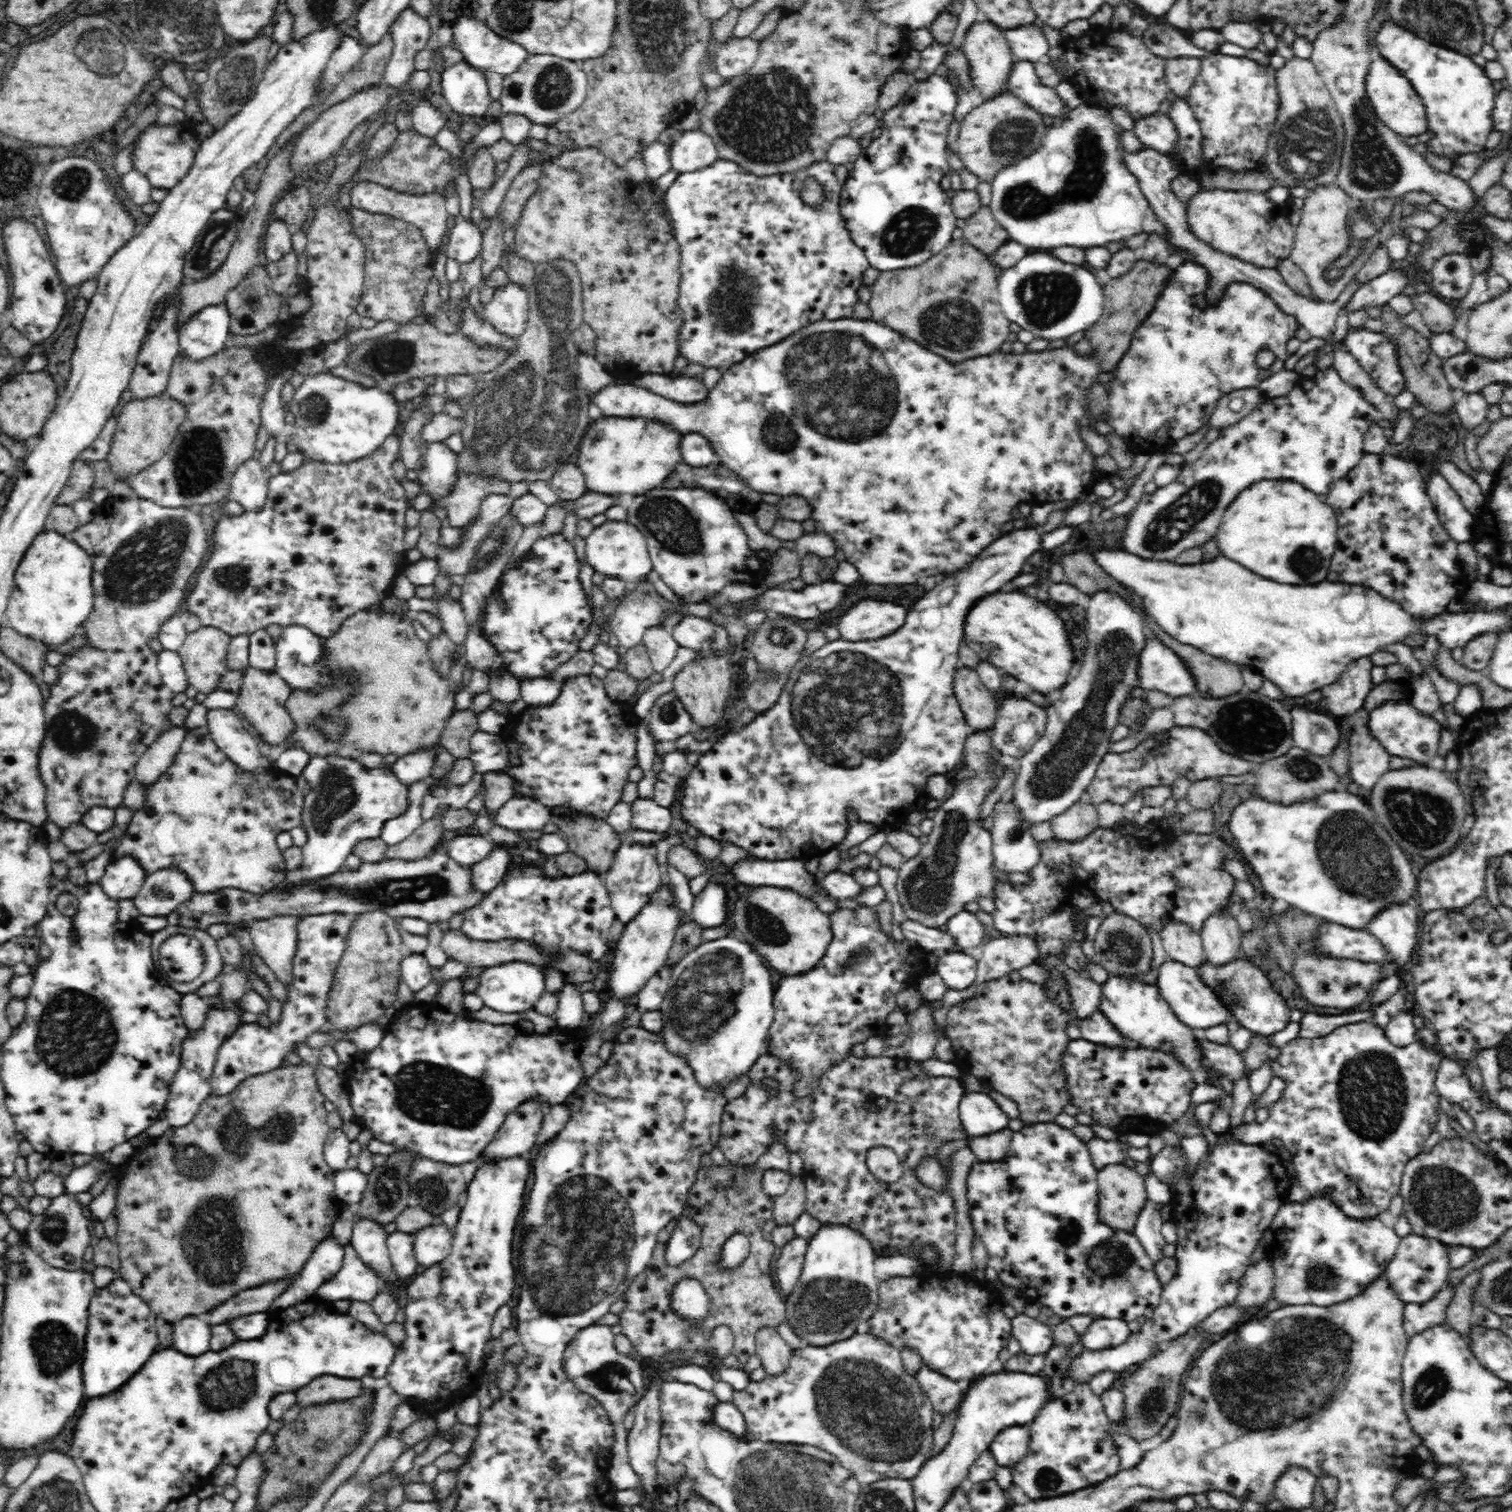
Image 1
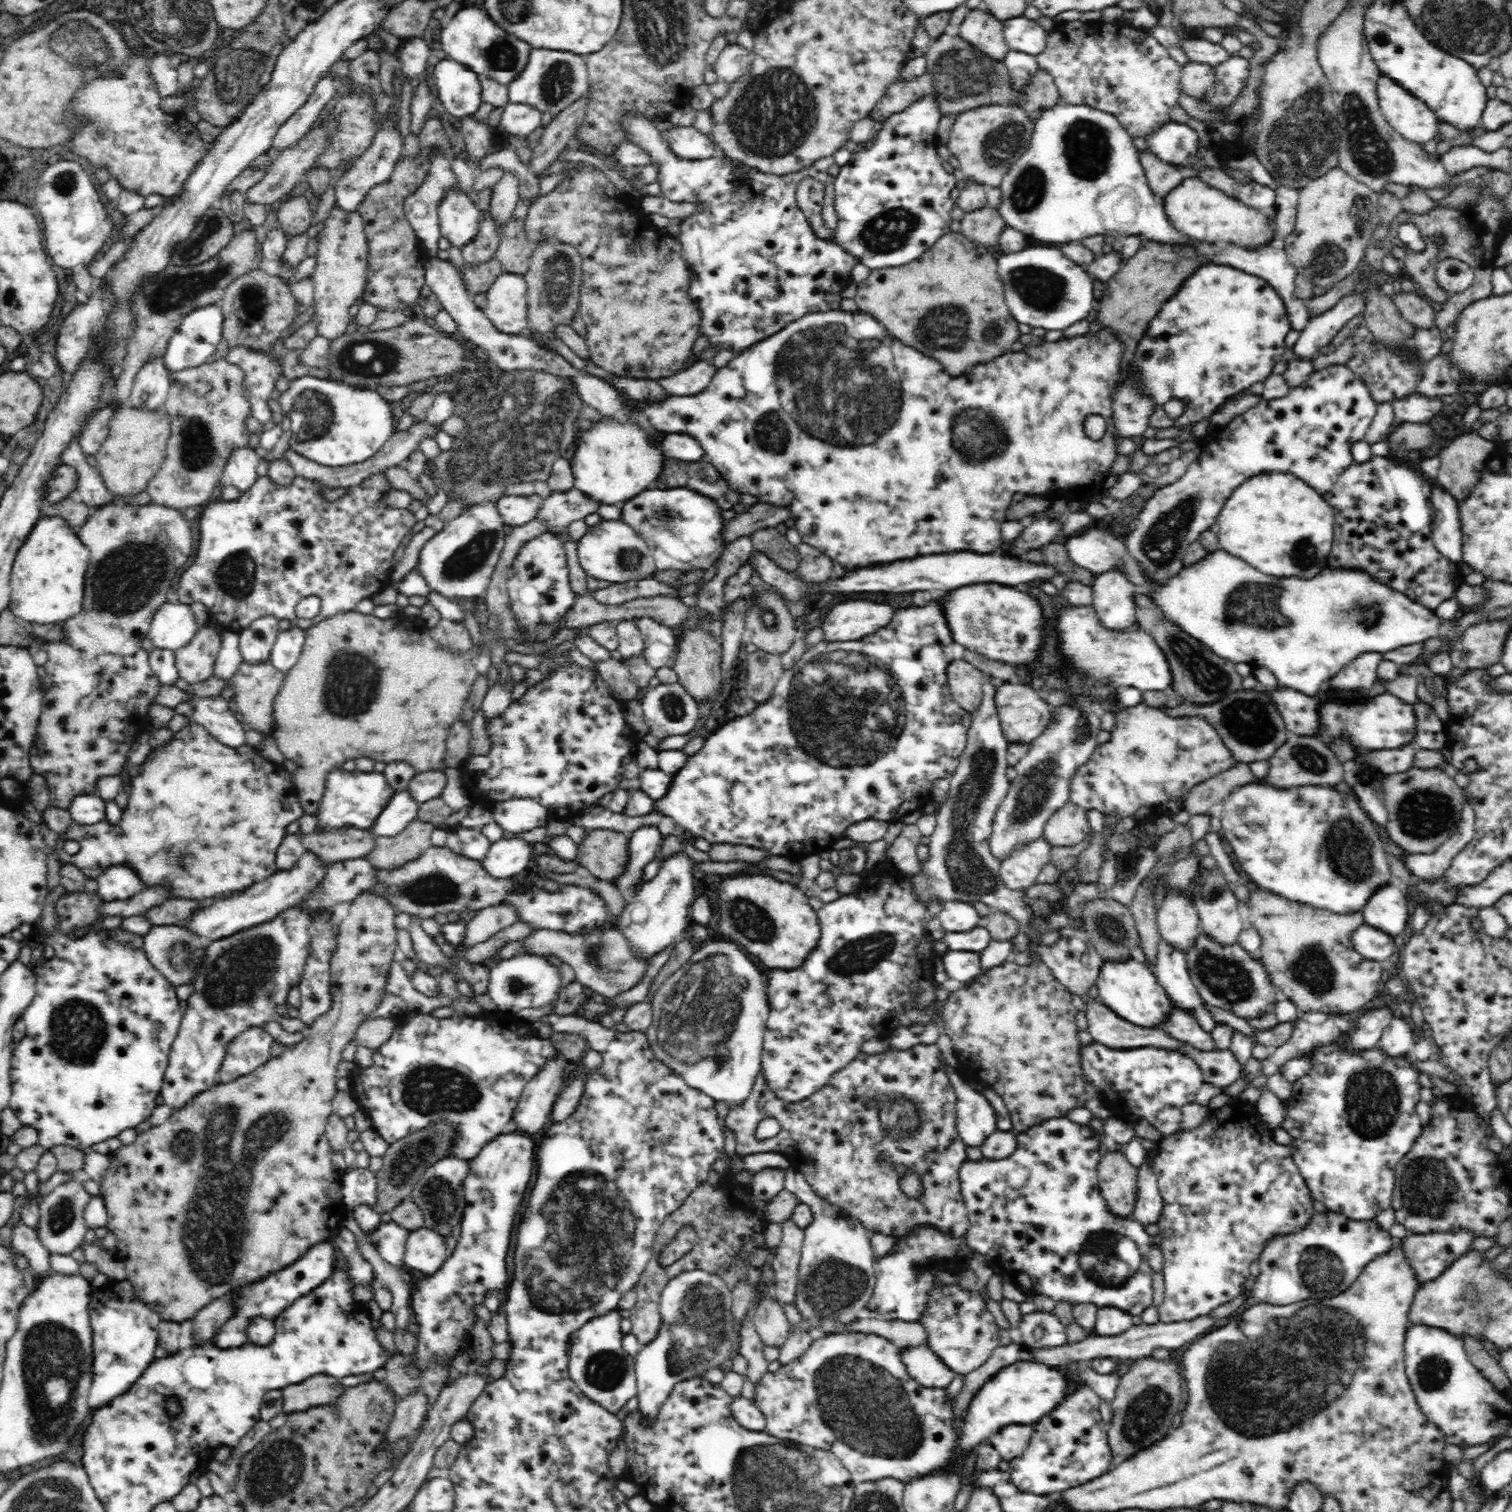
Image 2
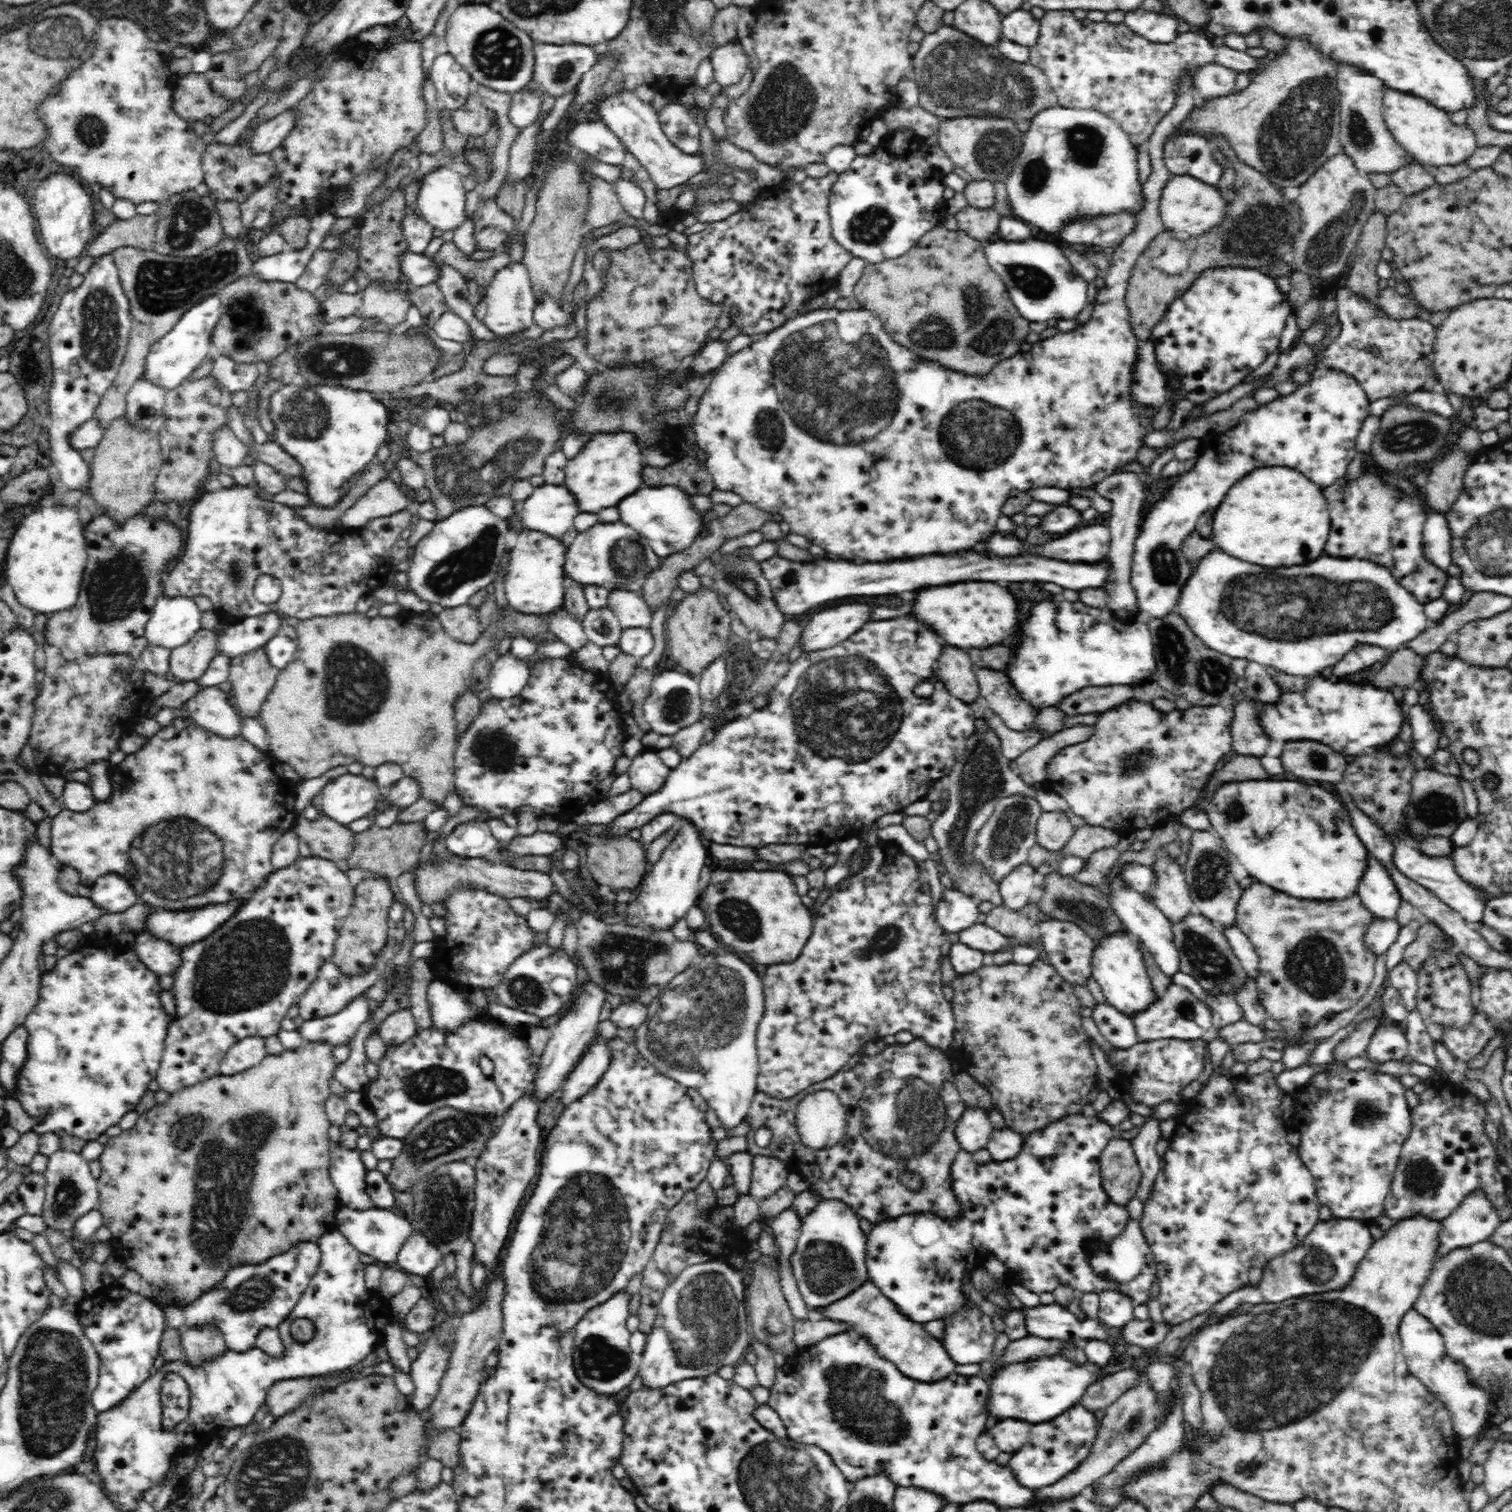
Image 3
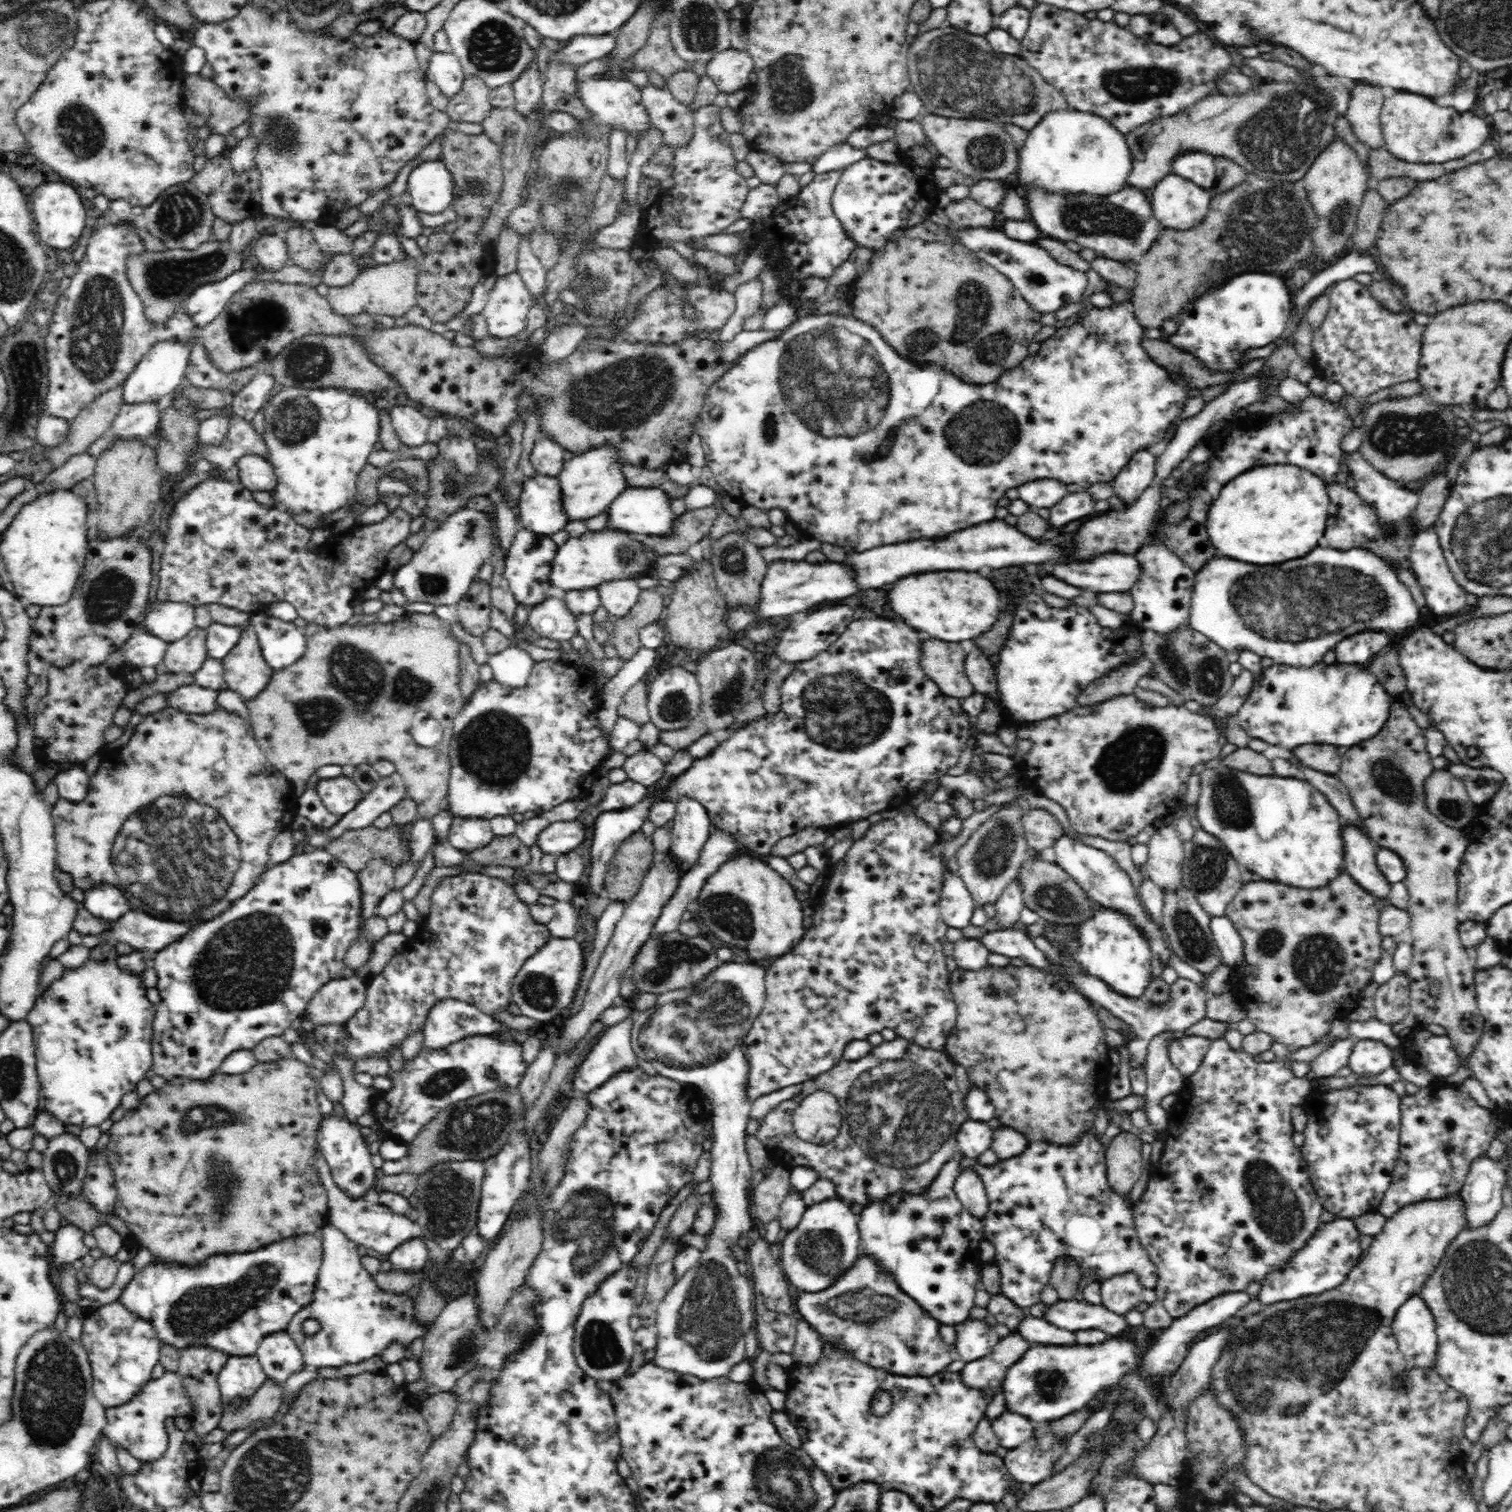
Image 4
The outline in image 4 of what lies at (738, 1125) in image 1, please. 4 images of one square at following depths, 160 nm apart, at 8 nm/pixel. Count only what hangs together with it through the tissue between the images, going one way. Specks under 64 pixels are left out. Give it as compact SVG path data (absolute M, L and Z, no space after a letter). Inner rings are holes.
M902 1037L872 1046L869 1054L857 1060L840 1060L830 1071L806 1081L804 1087L799 1094L767 1112L756 1136L764 1144L768 1158L776 1164L788 1168L810 1165L818 1171L819 1177L834 1181L838 1198L861 1206L878 1202L898 1191L915 1194L922 1192L946 1162L958 1152L954 1134L969 1120L965 1106L966 1096L959 1091L955 1065L942 1051L926 1050ZM819 1091L832 1094L841 1104L842 1124L838 1136L824 1145L800 1140L792 1123L792 1114L800 1106L800 1102Z

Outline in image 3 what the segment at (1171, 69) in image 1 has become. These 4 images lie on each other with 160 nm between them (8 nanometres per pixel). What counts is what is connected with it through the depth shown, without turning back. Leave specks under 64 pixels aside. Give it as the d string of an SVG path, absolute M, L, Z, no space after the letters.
M1218 63L1206 64L1194 74L1192 85L1203 99L1224 97L1234 92L1237 73Z

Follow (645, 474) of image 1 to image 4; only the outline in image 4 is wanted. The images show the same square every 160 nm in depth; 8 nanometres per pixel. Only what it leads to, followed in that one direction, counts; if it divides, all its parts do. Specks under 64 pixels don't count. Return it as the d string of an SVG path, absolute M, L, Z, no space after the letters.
M611 446L596 447L596 450L573 455L565 461L558 473L559 494L561 505L568 521L586 521L602 514L610 502L627 486L621 471L622 463L615 456L615 448Z

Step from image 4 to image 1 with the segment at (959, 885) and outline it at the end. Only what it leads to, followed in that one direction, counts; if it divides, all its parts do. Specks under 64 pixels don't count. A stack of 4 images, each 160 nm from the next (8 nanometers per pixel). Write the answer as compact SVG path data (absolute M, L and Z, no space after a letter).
M970 910L956 911L946 922L946 930L956 939L962 949L975 948L982 944L984 927Z

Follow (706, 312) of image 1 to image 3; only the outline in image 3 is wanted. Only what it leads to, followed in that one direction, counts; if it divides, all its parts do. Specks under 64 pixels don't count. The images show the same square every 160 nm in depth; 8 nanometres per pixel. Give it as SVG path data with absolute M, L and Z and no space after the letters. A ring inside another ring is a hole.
M625 90L611 94L609 97L602 95L600 102L597 103L595 112L598 120L601 121L621 142L626 150L632 153L642 166L647 169L650 179L658 189L672 189L678 185L686 184L686 182L696 174L704 172L704 163L697 155L684 154L664 135L662 124L658 121L658 114L651 106L651 103L642 102L634 91ZM834 172L818 179L808 177L801 184L793 184L785 178L781 182L782 190L773 202L746 203L734 216L710 222L705 230L688 236L686 253L691 260L698 294L724 305L724 314L718 318L720 330L738 326L739 332L748 335L770 332L791 316L805 312L807 300L815 294L836 288L838 274L853 258L852 253L833 238L829 198L838 178ZM730 308L736 308L738 312L732 315Z

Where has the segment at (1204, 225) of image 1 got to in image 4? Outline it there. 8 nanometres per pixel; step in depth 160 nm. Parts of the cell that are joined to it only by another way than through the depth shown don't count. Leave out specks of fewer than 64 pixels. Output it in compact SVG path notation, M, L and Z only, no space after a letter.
M1175 174L1155 182L1151 193L1153 215L1166 229L1190 230L1206 214L1212 191Z

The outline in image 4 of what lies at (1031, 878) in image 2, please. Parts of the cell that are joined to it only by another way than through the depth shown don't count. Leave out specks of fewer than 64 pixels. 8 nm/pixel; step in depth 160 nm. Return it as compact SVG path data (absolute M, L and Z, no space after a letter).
M1010 882L1006 890L995 902L996 922L1001 930L1012 930L1020 921L1020 912L1024 910L1025 904L1022 898L1022 889L1019 882Z

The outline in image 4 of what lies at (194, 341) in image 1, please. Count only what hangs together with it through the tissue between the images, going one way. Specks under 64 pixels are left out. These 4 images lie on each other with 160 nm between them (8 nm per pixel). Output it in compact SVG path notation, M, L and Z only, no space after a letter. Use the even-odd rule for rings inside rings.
M249 262L244 268L234 271L226 278L208 285L195 286L188 294L184 306L194 317L196 328L212 322L228 306L233 294L239 292L249 282L249 278L258 272L257 266ZM166 340L160 342L154 349L150 349L148 354L142 358L136 365L134 372L124 381L121 386L122 402L130 406L136 404L150 404L150 402L158 402L164 396L172 394L180 384L182 384L183 370L187 365L187 356L189 355L189 346L181 344L181 342L174 342Z

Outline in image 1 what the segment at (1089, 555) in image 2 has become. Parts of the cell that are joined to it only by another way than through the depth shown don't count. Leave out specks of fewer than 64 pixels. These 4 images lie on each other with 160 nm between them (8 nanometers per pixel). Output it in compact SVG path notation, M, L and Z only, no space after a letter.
M1088 548L1092 560L1102 566L1114 580L1126 588L1132 588L1143 601L1149 614L1156 619L1158 627L1183 644L1194 646L1205 654L1239 666L1250 668L1282 690L1283 696L1295 698L1320 690L1336 682L1352 660L1384 651L1386 646L1404 643L1410 636L1434 637L1446 651L1464 648L1476 635L1484 631L1500 634L1499 628L1510 619L1502 608L1493 612L1467 607L1464 613L1442 613L1432 618L1415 618L1397 602L1383 596L1362 583L1331 582L1322 580L1318 584L1280 584L1246 570L1246 566L1218 556L1212 562L1204 561L1191 565L1177 562L1146 560L1126 552L1123 548Z

